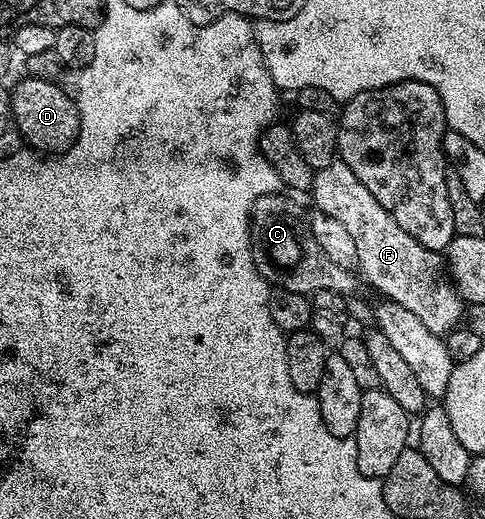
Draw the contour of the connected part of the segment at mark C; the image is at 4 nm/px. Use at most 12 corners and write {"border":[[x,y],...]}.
{"border":[[284,194],[252,207],[252,251],[269,285],[357,291]]}

